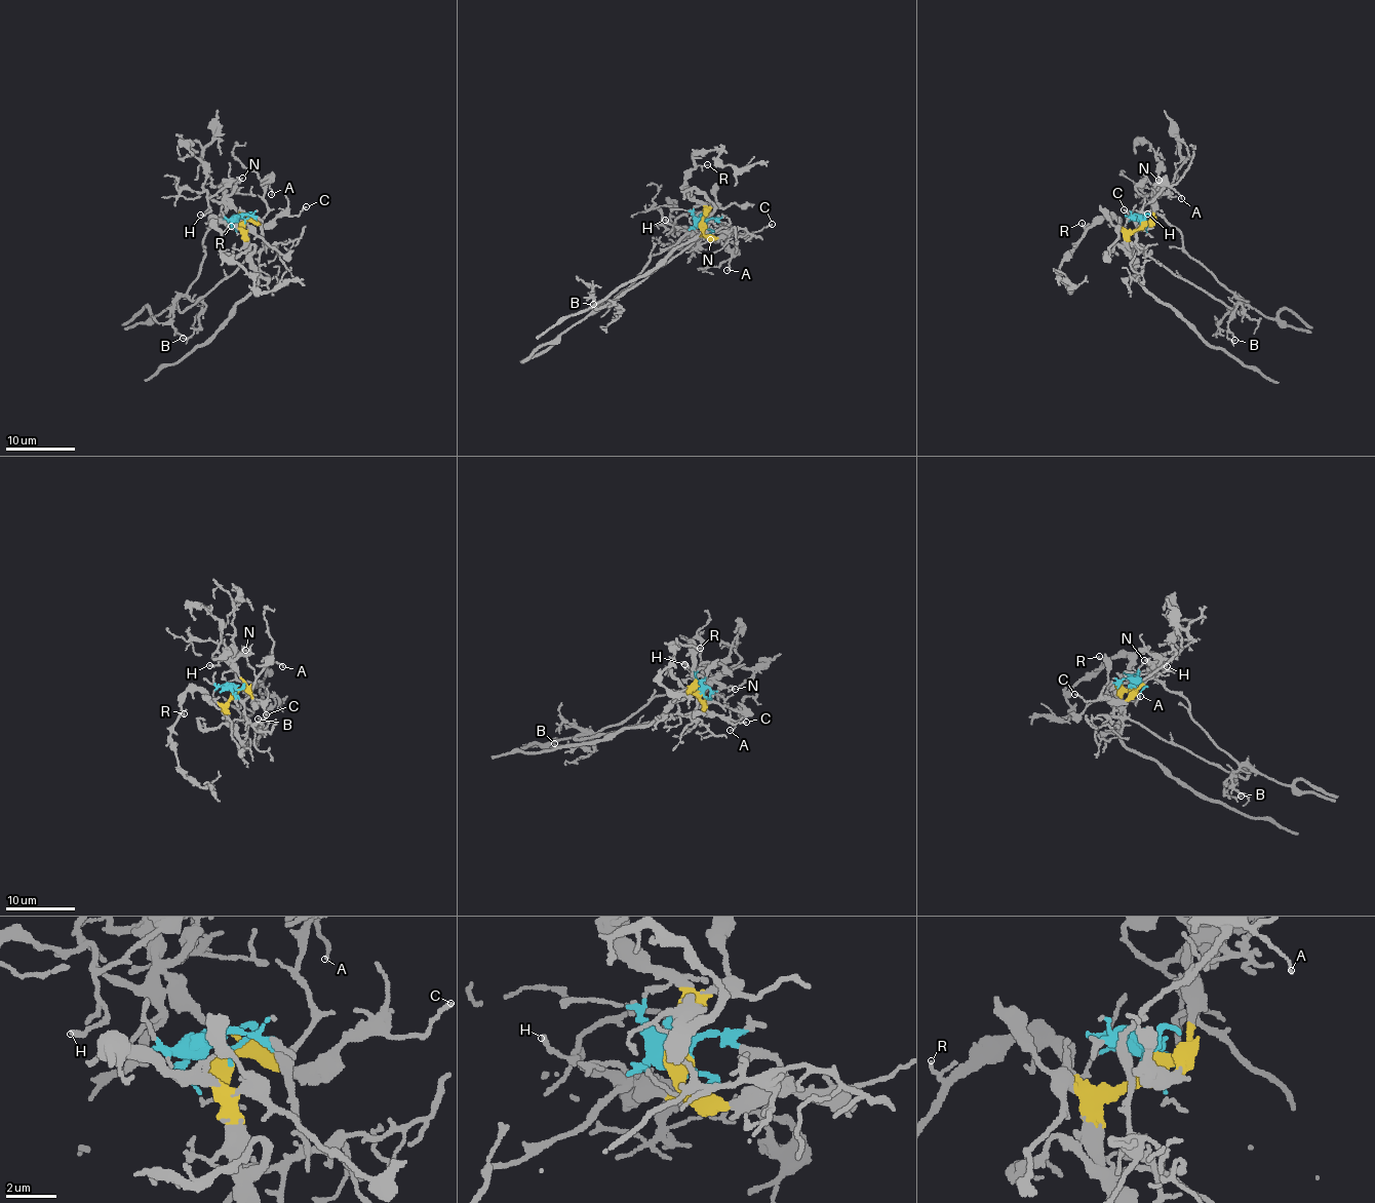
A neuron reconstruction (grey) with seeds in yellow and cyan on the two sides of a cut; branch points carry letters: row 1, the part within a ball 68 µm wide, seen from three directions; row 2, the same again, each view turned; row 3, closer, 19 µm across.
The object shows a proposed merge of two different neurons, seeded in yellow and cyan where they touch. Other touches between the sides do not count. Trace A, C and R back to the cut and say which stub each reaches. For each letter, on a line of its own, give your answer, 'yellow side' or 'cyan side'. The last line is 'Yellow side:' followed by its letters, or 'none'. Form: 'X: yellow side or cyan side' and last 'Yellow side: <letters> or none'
A: cyan side
C: yellow side
R: yellow side
Yellow side: C, R

